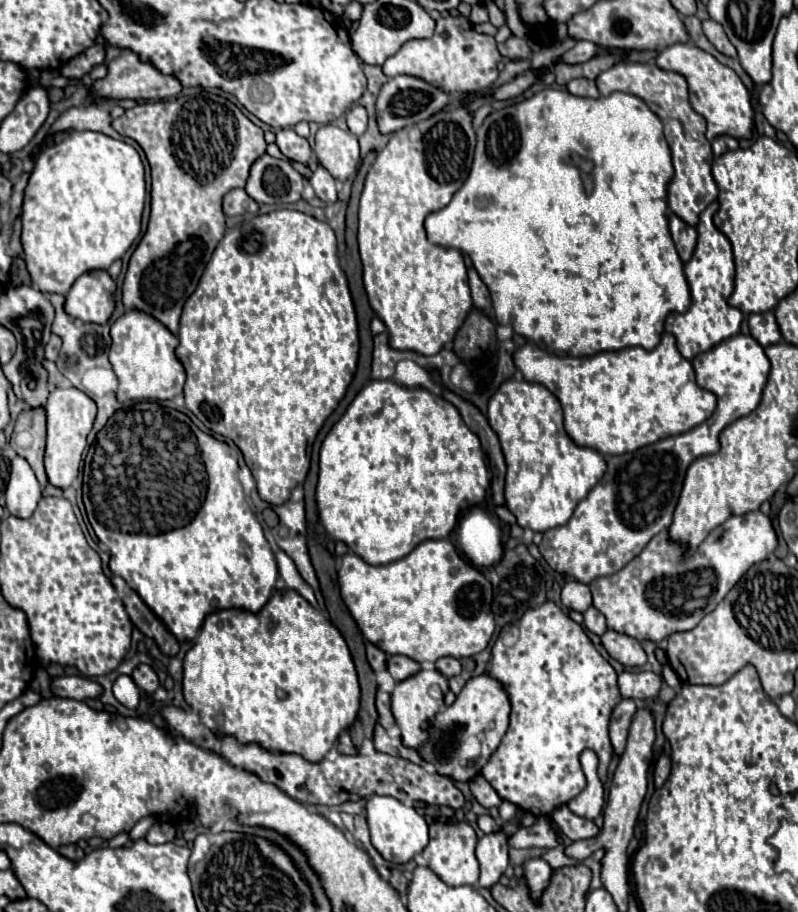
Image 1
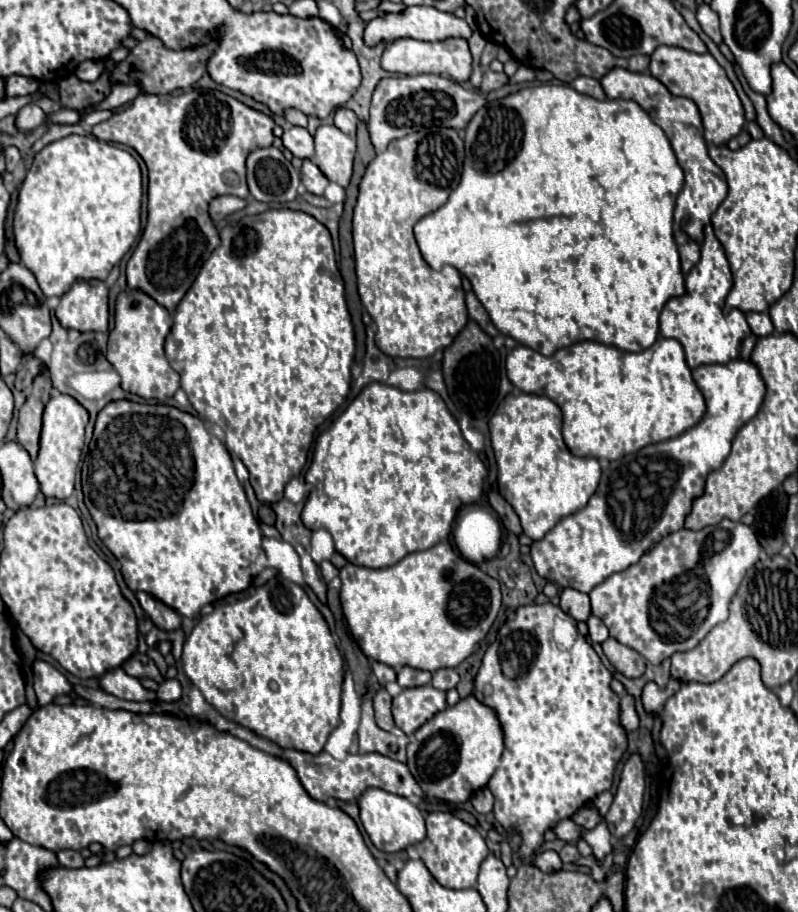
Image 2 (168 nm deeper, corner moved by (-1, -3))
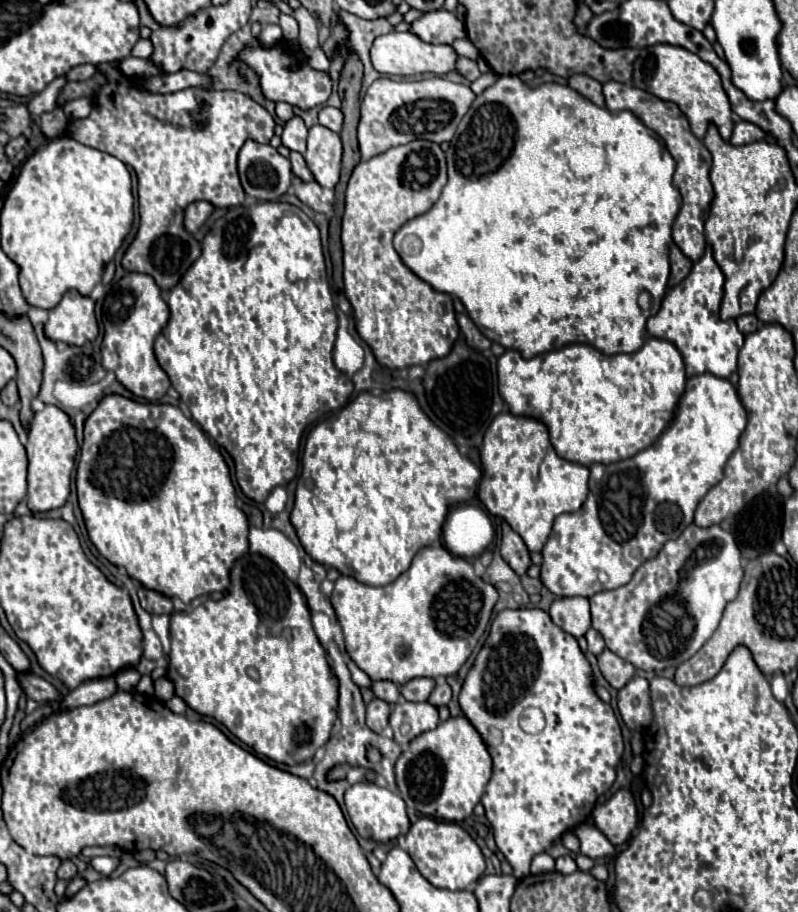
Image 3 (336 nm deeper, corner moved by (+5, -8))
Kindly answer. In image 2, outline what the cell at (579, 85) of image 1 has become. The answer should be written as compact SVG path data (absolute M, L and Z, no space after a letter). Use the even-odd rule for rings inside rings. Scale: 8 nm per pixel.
M580 76L580 78L576 78L570 86L572 86L574 90L582 92L582 94L588 94L588 96L596 98L596 100L606 100L606 94L604 94L604 90L602 90L602 86L600 86L600 82L598 82L596 78Z

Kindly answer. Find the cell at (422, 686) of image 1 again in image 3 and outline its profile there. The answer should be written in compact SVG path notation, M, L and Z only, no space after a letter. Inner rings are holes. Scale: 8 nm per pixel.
M400 701L394 705L390 713L390 727L394 731L394 741L402 747L410 743L416 735L422 731L434 729L438 725L438 709L424 701L424 703L412 703L412 701Z

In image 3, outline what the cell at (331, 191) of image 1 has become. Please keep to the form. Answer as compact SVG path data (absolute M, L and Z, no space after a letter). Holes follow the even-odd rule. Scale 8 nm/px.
M292 151L292 153L290 153L290 163L292 163L292 173L294 173L298 179L302 179L304 183L308 183L308 181L314 179L312 173L310 173L310 169L308 169L308 165L306 165L306 161L304 161L304 157L302 157L300 153Z

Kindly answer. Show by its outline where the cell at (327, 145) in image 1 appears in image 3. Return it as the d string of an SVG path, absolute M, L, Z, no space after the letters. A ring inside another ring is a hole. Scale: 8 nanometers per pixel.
M314 125L308 131L308 151L304 159L314 179L322 187L334 189L340 179L340 159L342 159L340 135L322 125Z

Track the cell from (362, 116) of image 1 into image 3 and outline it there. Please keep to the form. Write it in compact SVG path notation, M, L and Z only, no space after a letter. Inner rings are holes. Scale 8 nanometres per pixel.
M324 107L320 111L320 125L332 129L334 133L340 133L342 129L342 121L344 121L344 115L340 109L334 109L334 107Z

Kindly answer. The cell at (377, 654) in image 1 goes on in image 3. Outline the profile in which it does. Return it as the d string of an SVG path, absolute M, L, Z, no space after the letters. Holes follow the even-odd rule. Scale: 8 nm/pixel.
M372 681L372 693L378 697L378 699L384 699L388 701L390 705L394 705L400 697L400 689L396 683L392 681Z

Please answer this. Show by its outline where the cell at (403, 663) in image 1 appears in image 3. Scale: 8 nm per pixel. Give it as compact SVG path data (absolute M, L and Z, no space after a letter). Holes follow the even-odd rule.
M416 677L404 685L400 685L400 693L406 701L426 701L434 689L434 679Z

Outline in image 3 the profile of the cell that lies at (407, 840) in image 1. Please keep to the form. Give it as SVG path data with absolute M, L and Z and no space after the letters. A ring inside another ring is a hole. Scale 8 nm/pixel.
M366 781L354 783L352 787L346 789L344 803L346 803L352 825L364 839L374 839L376 843L388 843L400 835L406 835L410 829L410 821L408 821L406 805L402 797L376 783L366 783Z

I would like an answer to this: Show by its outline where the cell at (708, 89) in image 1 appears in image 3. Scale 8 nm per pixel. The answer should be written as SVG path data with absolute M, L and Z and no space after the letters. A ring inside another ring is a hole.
M664 43L646 47L640 51L640 57L634 63L634 85L644 91L650 91L662 101L676 103L682 109L682 113L688 117L692 133L698 139L704 139L706 127L710 123L718 127L720 137L724 141L730 139L734 123L732 123L732 109L730 109L728 95L722 89L720 75L714 71L710 63L702 61L698 55L682 47L664 45Z

